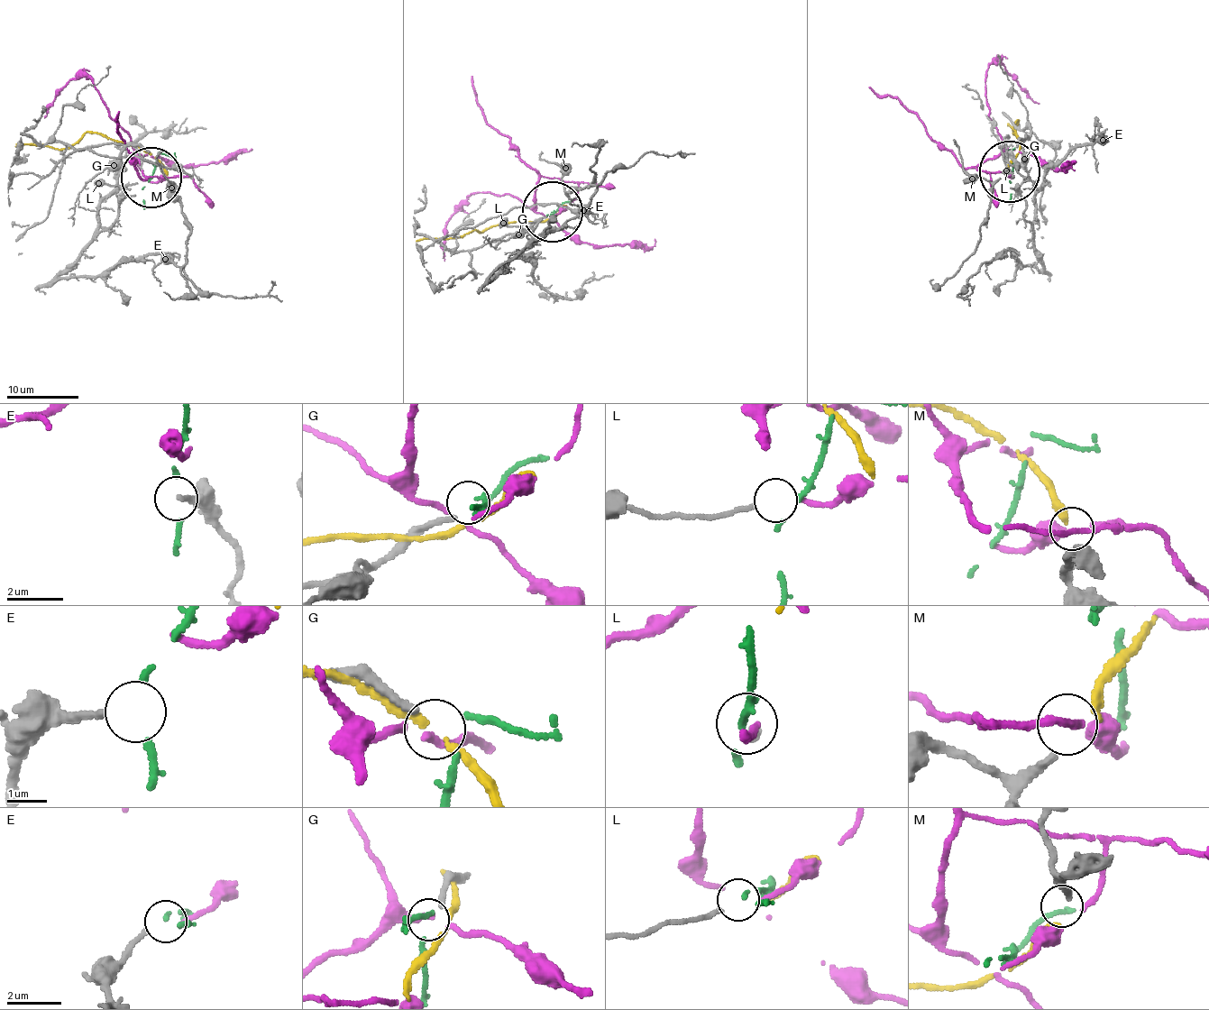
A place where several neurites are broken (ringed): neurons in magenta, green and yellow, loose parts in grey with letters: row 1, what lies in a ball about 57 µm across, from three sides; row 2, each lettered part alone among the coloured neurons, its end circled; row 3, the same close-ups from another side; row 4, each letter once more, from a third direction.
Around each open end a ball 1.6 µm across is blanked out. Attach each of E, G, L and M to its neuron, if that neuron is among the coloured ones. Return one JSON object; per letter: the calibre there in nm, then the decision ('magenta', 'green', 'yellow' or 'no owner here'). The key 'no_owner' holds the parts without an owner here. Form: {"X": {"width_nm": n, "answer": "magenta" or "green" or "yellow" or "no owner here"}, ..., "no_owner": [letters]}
{"E": {"width_nm": 170, "answer": "no owner here"}, "G": {"width_nm": 190, "answer": "green"}, "L": {"width_nm": 160, "answer": "magenta"}, "M": {"width_nm": 240, "answer": "yellow"}, "no_owner": ["E"]}

